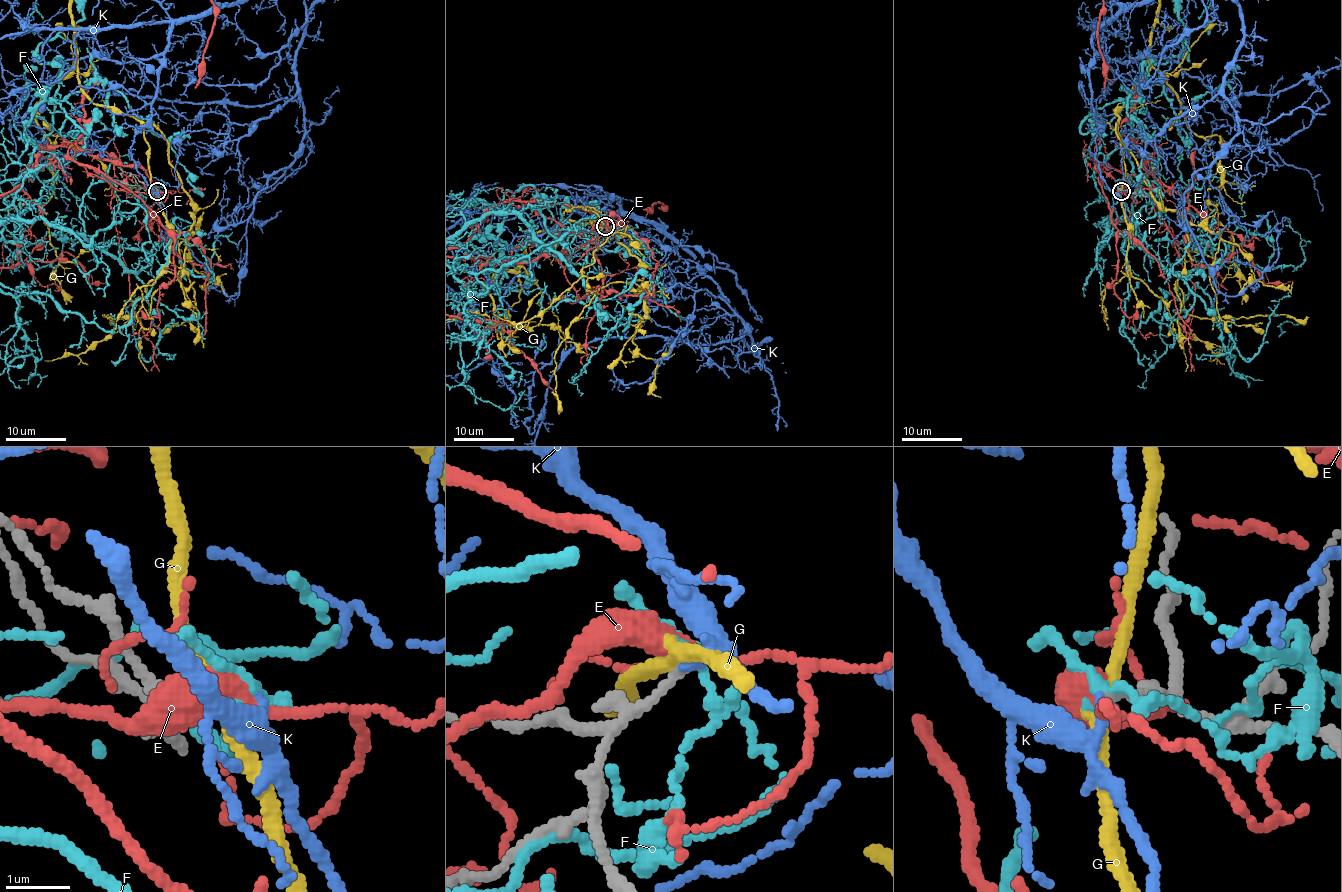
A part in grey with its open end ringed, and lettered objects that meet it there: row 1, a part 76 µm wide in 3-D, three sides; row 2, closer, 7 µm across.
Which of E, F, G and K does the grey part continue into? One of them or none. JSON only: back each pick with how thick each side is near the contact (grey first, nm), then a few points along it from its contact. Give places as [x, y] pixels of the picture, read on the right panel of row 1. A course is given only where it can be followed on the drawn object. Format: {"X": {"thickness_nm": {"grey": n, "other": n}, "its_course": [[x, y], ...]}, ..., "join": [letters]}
{"K": {"thickness_nm": {"grey": 160, "other": 200}}, "join": ["K"]}

